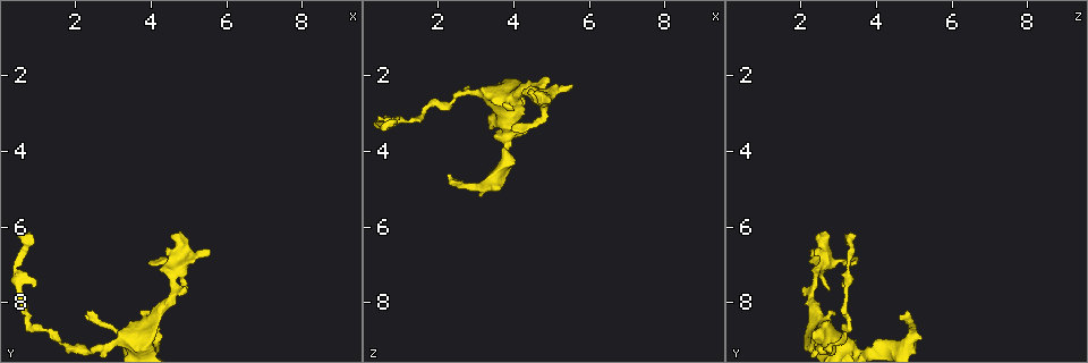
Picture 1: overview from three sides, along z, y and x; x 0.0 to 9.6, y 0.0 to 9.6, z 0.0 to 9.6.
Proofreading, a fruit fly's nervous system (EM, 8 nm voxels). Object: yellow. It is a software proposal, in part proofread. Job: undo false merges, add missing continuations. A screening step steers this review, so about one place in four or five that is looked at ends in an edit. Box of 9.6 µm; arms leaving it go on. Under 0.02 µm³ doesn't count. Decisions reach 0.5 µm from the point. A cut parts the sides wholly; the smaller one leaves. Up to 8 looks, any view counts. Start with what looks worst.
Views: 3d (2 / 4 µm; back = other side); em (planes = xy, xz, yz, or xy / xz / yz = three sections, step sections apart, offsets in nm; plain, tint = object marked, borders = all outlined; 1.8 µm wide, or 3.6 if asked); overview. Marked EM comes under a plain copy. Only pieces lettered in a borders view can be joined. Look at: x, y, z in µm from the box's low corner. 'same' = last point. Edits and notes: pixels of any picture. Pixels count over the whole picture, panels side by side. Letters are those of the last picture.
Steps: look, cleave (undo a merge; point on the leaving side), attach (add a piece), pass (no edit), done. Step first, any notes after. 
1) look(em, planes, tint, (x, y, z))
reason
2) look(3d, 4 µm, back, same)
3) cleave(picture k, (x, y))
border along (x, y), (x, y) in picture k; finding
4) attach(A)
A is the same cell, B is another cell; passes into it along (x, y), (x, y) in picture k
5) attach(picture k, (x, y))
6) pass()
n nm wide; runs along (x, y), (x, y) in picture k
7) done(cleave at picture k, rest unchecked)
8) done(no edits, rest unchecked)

look(em, planes, borders, (0.95, 7.60, 3.15))
free end

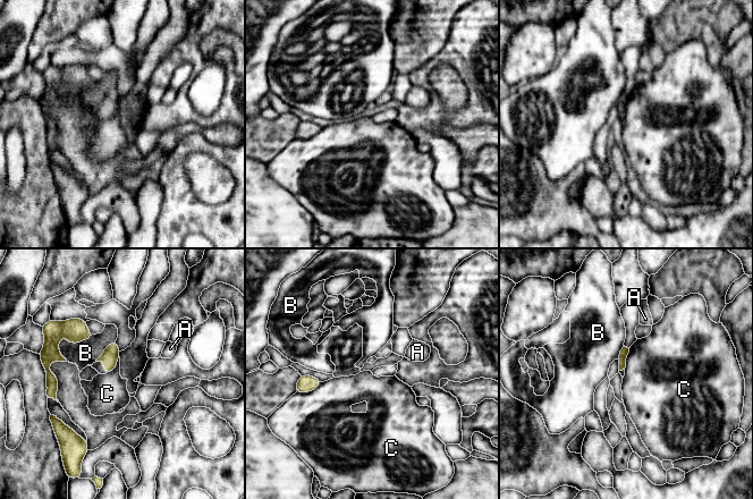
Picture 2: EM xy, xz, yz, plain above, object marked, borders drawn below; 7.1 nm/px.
pass()
A, B and C are other cells; border along (322, 382), (309, 391), (296, 392) in picture 2; no lettered piece goes on from it

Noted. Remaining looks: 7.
look(em, 3.6 µm, xz, step 16, borders, (4.00, 6.95, 3.40))
tapers out

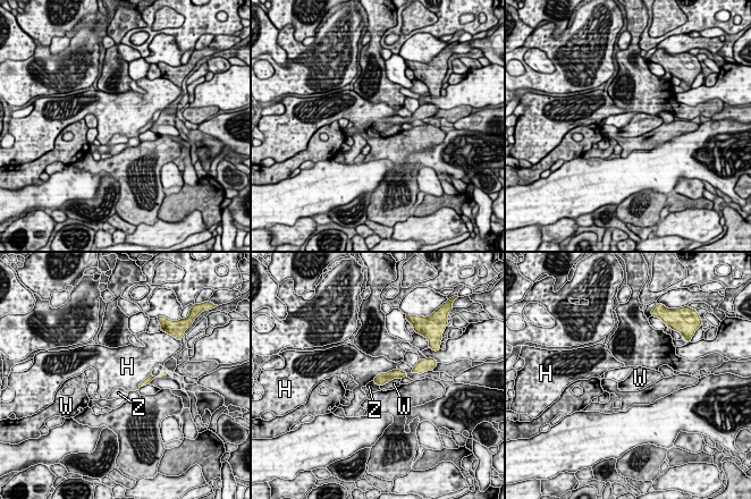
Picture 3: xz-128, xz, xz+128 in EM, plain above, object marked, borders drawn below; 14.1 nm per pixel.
look(em, 3.6 µm, xy, step 8, borders, same)

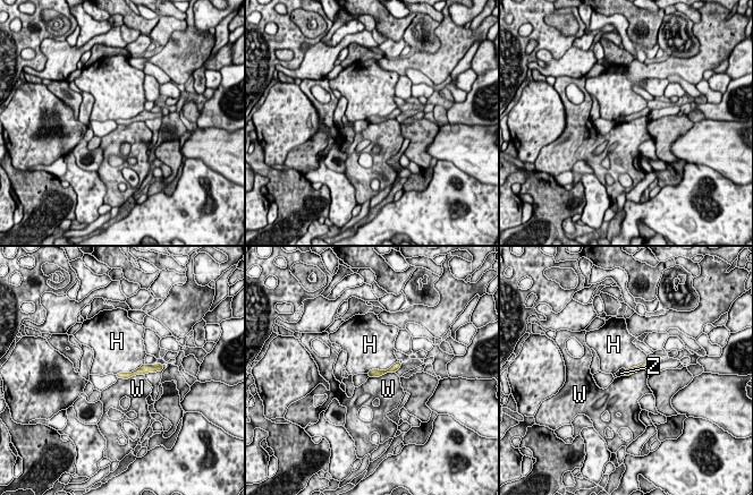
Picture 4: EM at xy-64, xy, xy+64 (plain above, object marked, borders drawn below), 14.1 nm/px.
pass()
100 nm wide; H touches over 480 nm; H, W and Z are other cells; no lettered piece goes on from it

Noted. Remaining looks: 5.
done(no edits, rest unchecked)

